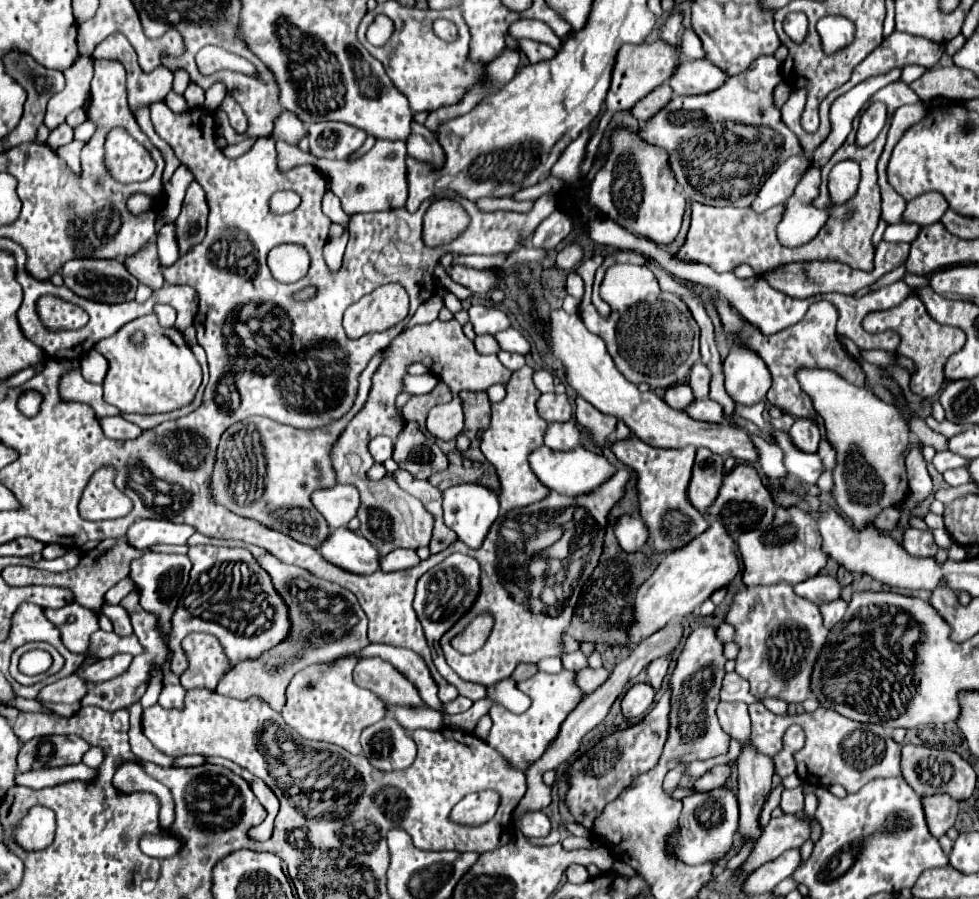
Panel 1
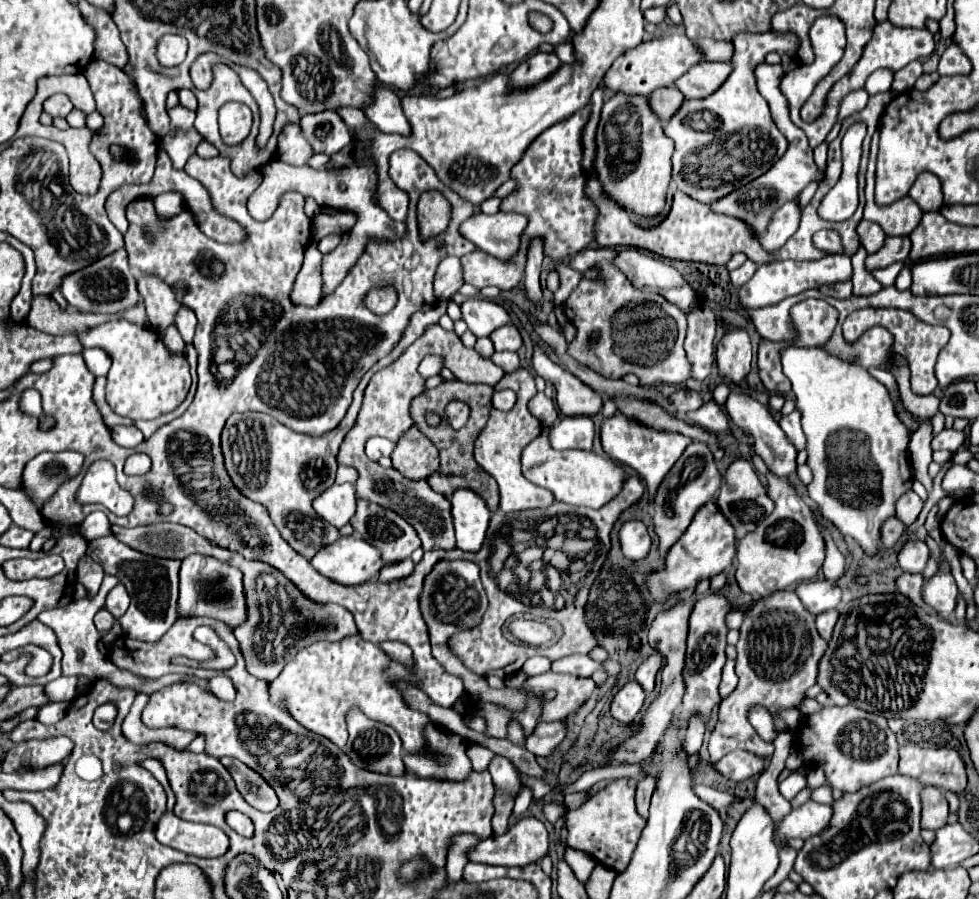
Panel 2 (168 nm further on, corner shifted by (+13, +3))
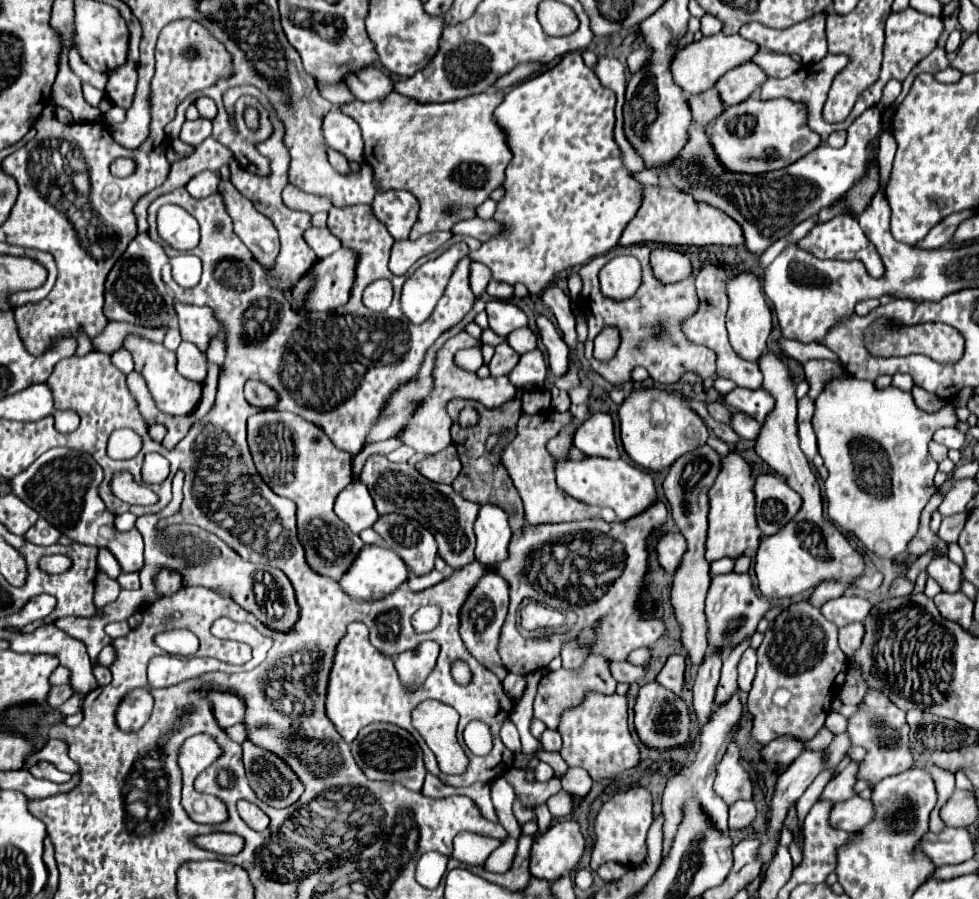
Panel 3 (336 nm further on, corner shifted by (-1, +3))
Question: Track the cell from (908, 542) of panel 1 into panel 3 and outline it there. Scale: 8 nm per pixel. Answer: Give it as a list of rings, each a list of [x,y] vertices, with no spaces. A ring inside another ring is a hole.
[[[935,554],[927,566],[927,574],[939,582],[945,592],[957,592],[961,580],[961,568],[953,564],[947,556]]]

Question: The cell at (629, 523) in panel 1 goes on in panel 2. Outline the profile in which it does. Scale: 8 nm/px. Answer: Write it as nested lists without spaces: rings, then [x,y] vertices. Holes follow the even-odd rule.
[[[637,520],[625,522],[621,526],[619,540],[621,540],[623,554],[629,560],[643,560],[643,558],[647,558],[647,554],[651,550],[651,544],[653,544],[651,536],[647,532],[647,526],[643,522],[637,522]]]

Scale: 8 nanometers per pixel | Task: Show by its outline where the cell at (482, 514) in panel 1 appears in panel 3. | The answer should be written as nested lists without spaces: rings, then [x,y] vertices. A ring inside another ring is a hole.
[[[483,504],[475,520],[475,536],[477,536],[475,558],[489,568],[505,560],[511,534],[513,532],[509,528],[507,514],[501,508],[495,508],[493,504]]]

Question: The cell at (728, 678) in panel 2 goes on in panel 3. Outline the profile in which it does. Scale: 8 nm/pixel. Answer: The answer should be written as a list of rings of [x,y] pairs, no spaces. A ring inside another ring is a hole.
[[[747,648],[739,660],[739,690],[741,692],[749,692],[751,690],[751,682],[755,676],[755,664],[757,664],[757,656],[755,650]]]

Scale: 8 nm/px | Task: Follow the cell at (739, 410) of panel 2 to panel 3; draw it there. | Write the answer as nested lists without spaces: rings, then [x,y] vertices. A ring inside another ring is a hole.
[[[735,388],[725,396],[725,402],[729,406],[733,406],[735,410],[755,418],[759,424],[763,424],[763,420],[769,416],[769,412],[773,408],[773,396],[763,388],[759,388],[759,390]]]

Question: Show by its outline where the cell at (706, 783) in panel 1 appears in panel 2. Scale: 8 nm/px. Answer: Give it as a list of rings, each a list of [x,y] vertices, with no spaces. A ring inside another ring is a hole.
[[[733,750],[731,754],[727,754],[719,762],[715,762],[713,768],[731,780],[743,782],[743,780],[749,780],[763,772],[765,758],[757,756],[753,752],[747,752],[747,750]]]

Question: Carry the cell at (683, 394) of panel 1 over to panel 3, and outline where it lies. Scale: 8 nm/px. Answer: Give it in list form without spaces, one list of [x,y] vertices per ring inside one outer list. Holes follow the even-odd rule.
[[[711,402],[711,404],[707,404],[707,412],[709,412],[711,418],[717,420],[717,422],[729,424],[729,420],[731,420],[731,410],[729,410],[727,404],[723,404],[723,402]]]

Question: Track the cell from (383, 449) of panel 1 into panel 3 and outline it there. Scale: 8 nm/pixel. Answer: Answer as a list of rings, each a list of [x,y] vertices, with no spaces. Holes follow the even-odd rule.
[[[401,446],[401,448],[393,450],[393,452],[389,452],[387,458],[389,458],[391,462],[407,462],[413,454],[415,454],[413,448],[409,448],[409,446]]]

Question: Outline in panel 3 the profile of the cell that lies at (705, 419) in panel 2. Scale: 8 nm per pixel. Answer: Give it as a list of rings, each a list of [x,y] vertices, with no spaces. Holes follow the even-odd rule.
[[[735,412],[733,418],[731,418],[731,428],[733,428],[741,438],[755,440],[761,426],[759,426],[751,416],[747,416],[747,414],[743,414],[743,412]]]

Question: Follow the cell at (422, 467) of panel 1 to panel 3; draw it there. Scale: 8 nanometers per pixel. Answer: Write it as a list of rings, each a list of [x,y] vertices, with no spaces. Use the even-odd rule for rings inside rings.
[[[447,446],[443,452],[431,454],[425,460],[417,462],[415,468],[429,480],[433,482],[443,482],[443,484],[451,484],[457,474],[461,472],[461,462],[457,458],[457,450],[455,446]]]

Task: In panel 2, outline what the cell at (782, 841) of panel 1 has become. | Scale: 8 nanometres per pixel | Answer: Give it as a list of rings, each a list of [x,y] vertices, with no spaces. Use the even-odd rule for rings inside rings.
[[[807,802],[797,810],[791,810],[791,814],[779,824],[779,834],[775,842],[779,844],[781,840],[791,840],[791,836],[797,838],[811,838],[825,830],[831,822],[833,808],[829,804],[819,804],[819,802]]]

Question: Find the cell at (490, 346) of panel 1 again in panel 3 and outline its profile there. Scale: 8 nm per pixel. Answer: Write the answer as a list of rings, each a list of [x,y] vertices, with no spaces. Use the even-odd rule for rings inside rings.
[[[501,342],[495,348],[495,354],[493,354],[491,362],[489,362],[489,372],[491,372],[493,378],[505,376],[515,368],[517,362],[519,362],[519,354],[507,342]]]

